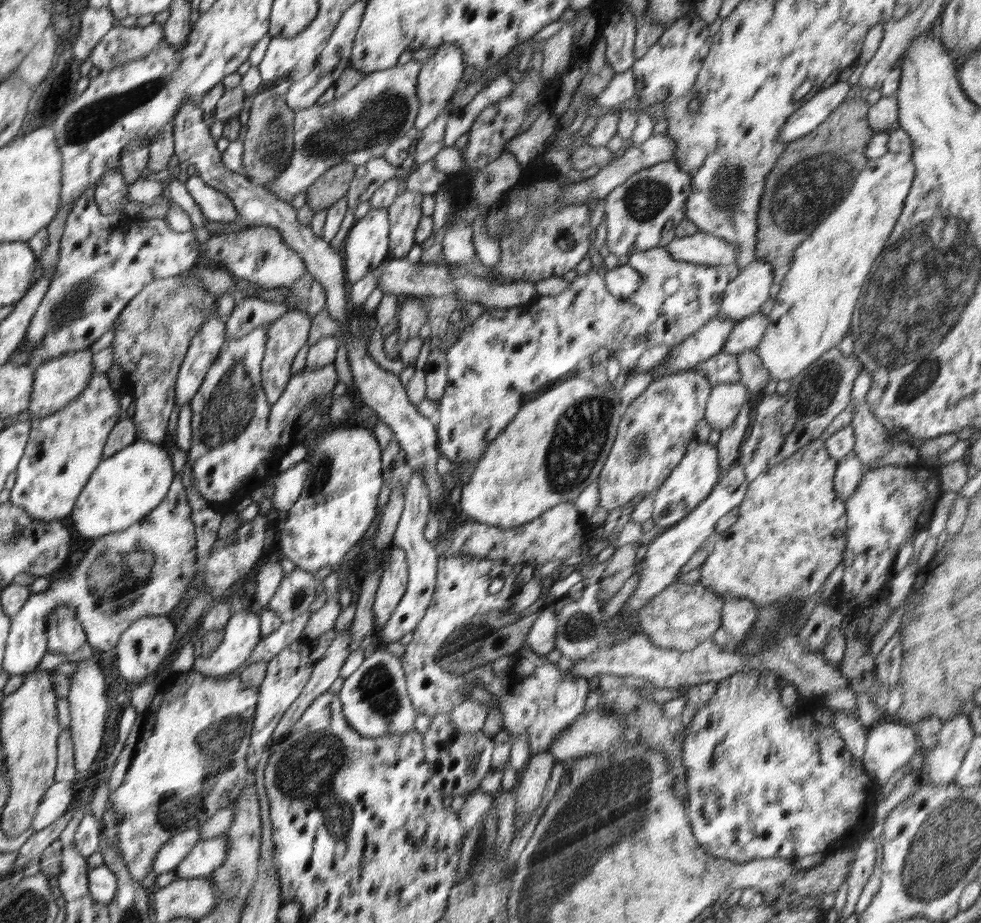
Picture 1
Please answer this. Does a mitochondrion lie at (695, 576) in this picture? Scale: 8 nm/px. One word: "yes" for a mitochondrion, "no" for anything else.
no

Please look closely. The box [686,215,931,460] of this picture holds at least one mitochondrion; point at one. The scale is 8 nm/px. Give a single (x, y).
(816, 393)

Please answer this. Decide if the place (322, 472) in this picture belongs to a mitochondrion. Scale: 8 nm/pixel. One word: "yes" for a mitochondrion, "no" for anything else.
yes

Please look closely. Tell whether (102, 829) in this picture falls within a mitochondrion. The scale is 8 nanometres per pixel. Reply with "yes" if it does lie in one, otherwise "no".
no

